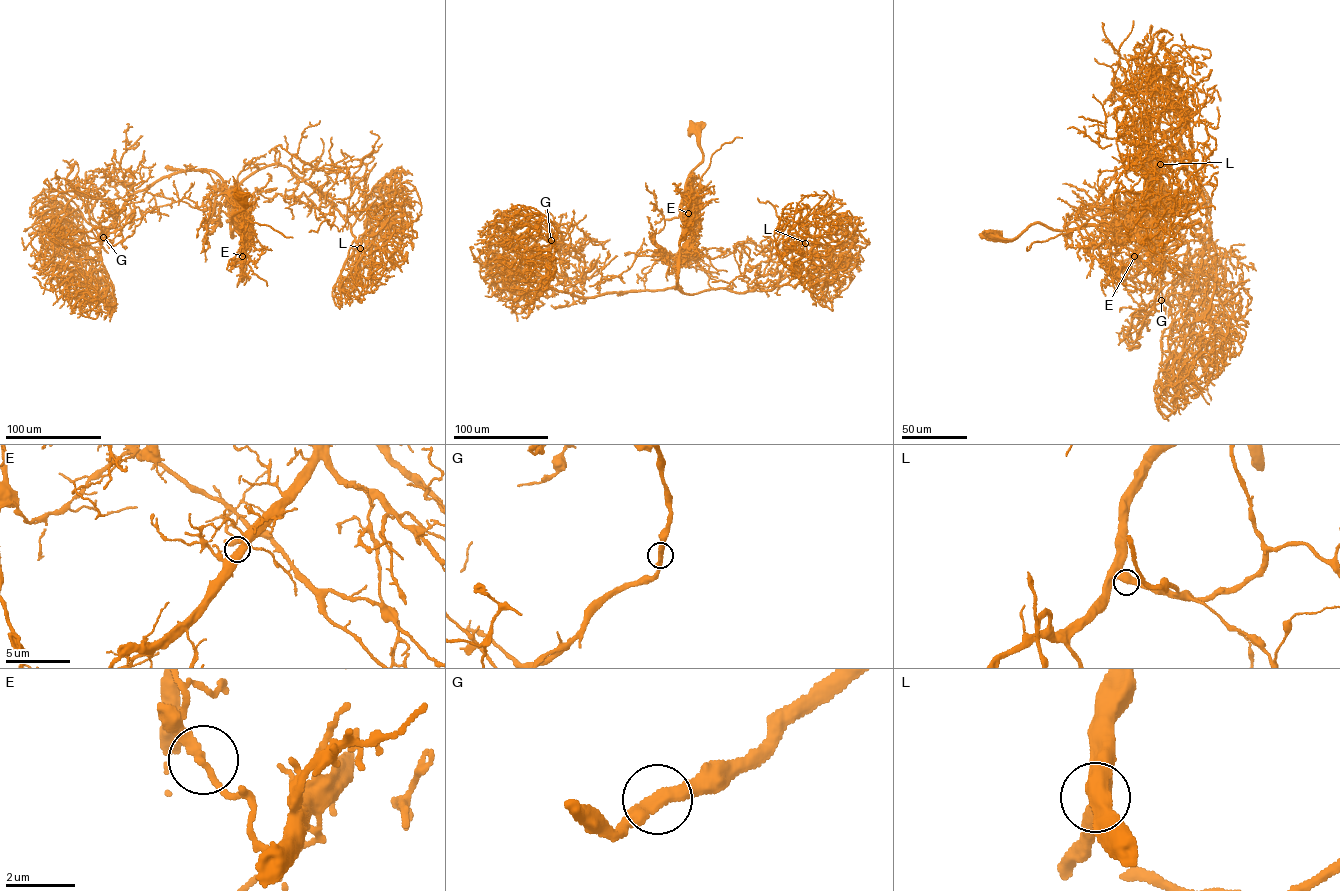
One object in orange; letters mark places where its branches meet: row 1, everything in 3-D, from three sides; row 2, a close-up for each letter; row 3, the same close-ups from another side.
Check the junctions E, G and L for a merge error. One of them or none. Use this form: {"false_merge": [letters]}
{"false_merge": ["E"]}

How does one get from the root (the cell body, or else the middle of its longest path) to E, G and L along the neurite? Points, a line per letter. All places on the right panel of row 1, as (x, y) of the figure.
E: (993, 236), (1015, 239), (1037, 223), (1061, 231), (1124, 221), (1124, 225), (1116, 231), (1120, 242), (1134, 256)
G: (993, 236), (1198, 208), (1197, 171), (1178, 139), (1206, 220), (1165, 243), (1161, 300)
L: (993, 236), (1123, 222), (1191, 150), (1177, 90), (1191, 118), (1160, 164)

